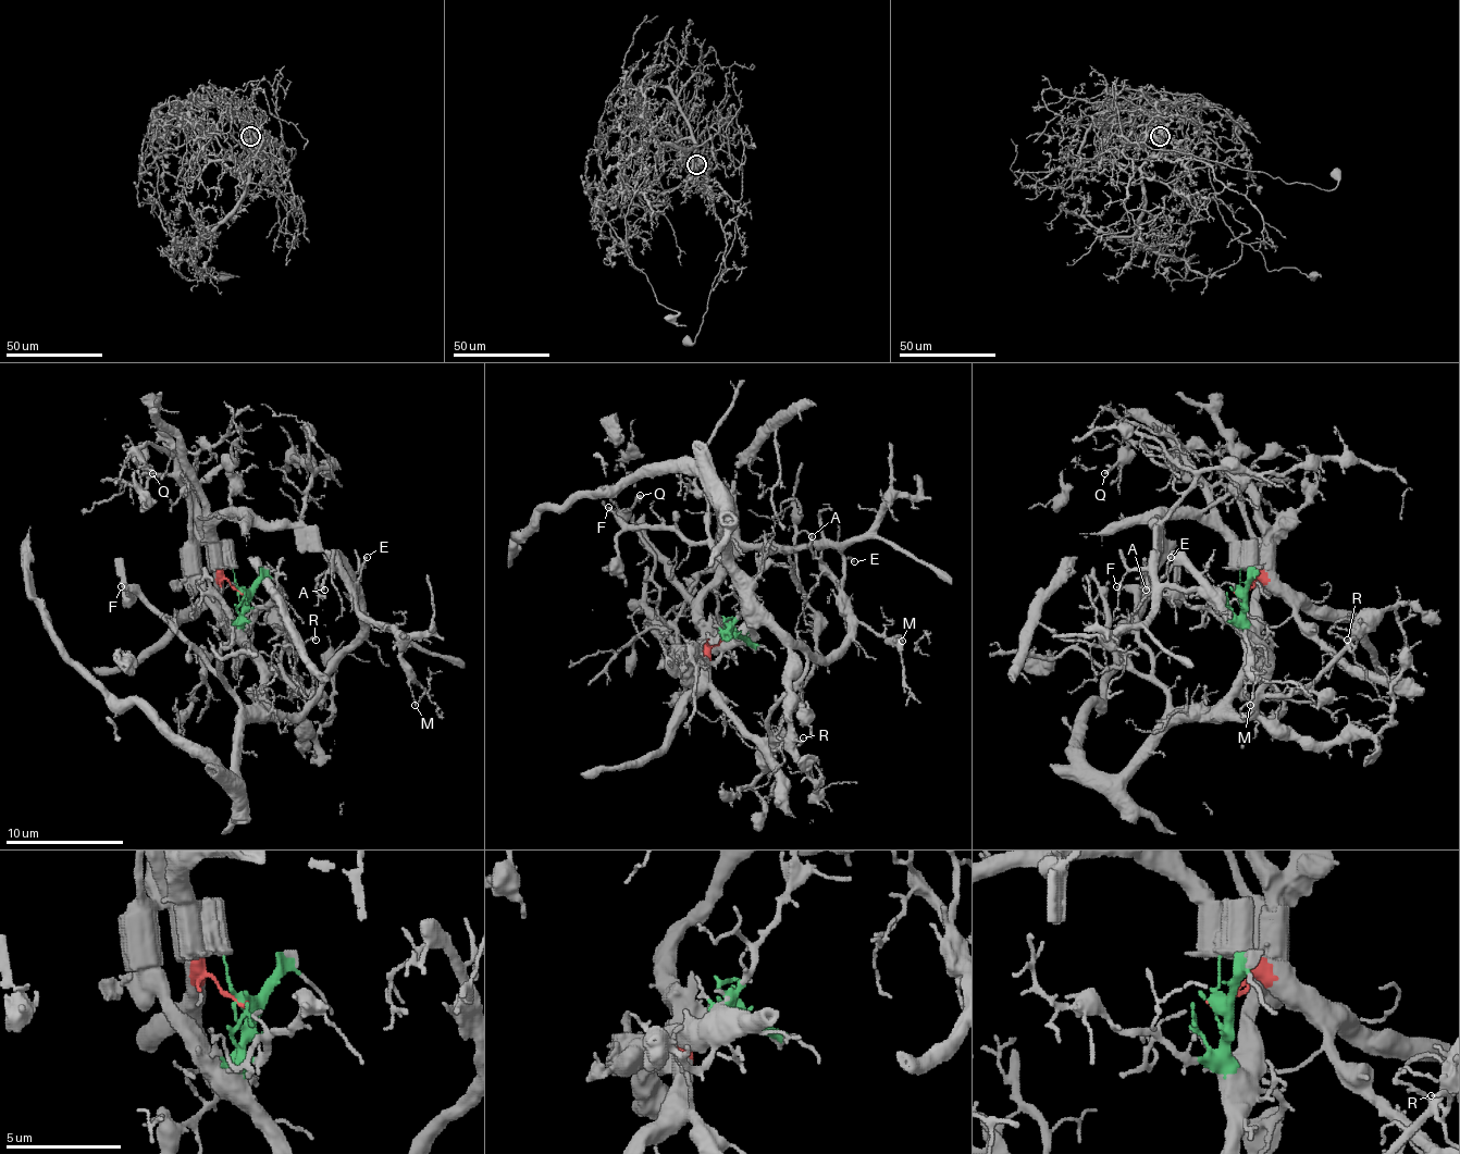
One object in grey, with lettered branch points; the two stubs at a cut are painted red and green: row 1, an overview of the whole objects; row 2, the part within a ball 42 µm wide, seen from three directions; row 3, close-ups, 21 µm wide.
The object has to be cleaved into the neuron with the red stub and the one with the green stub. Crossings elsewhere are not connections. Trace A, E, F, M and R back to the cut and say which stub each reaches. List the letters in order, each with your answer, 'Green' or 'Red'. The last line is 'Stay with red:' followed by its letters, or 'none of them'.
A: Green
E: Red
F: Green
M: Green
R: Green
Stay with red: E

